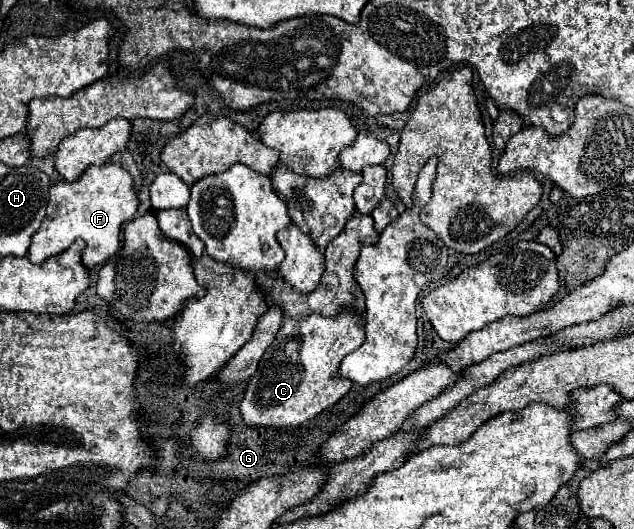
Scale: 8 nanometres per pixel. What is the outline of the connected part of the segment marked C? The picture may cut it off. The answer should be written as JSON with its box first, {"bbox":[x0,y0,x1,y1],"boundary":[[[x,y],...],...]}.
{"bbox":[240,316,364,428],"boundary":[[[310,316],[308,320],[286,320],[278,330],[274,342],[260,358],[256,374],[240,402],[240,416],[246,426],[254,428],[290,428],[300,426],[320,412],[332,408],[342,396],[348,394],[352,382],[340,378],[338,366],[344,356],[354,352],[364,342],[364,320],[356,324],[352,316],[322,318]]]}

